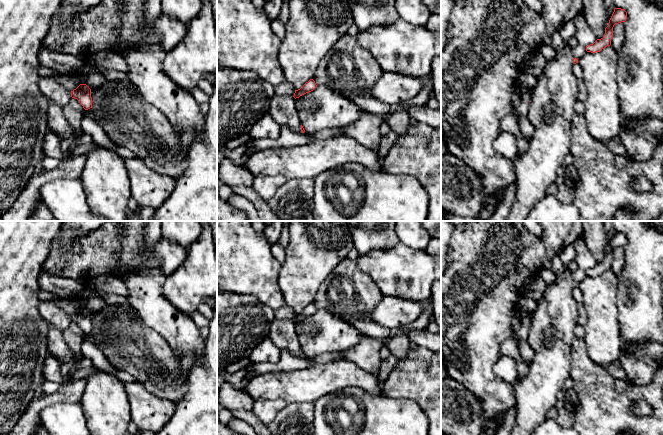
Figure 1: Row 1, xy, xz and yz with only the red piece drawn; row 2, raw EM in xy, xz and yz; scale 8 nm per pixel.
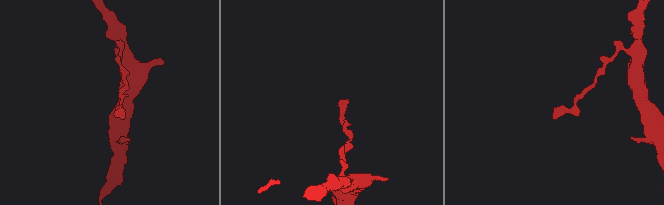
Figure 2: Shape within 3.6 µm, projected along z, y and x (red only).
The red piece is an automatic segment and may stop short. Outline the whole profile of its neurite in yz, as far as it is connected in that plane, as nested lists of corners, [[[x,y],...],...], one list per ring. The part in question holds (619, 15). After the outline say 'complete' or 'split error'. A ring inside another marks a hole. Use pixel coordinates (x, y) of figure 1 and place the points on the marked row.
[[[615,8],[609,20],[608,26],[605,28],[605,34],[601,39],[597,39],[593,44],[586,46],[586,51],[595,53],[600,52],[607,46],[611,45],[613,37],[613,27],[615,24],[625,22],[627,19],[627,12],[621,8]]]; complete

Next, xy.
[[[80,84],[71,91],[71,97],[77,99],[85,110],[92,108],[91,89],[86,84]]]; complete

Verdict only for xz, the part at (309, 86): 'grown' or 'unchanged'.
unchanged

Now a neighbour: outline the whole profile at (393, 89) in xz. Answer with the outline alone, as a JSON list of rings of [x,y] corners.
[[[382,71],[372,93],[385,104],[401,106],[414,99],[422,88],[420,78]]]

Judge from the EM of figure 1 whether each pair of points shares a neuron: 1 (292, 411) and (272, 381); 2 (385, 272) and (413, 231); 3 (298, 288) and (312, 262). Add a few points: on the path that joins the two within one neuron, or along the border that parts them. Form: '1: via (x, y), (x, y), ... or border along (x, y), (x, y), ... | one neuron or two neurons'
1: border along (311, 402), (288, 404) | two neurons
2: border along (400, 242), (412, 248), (424, 250) | two neurons
3: via (299, 282), (306, 268) | one neuron

